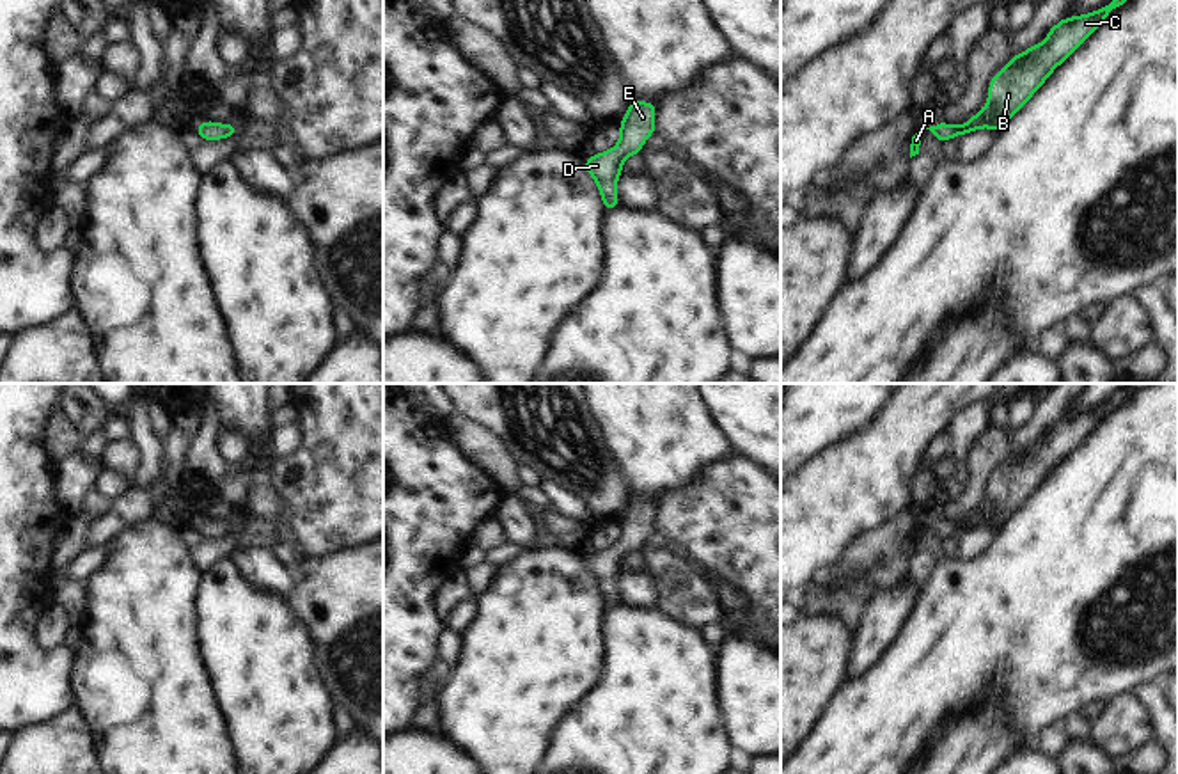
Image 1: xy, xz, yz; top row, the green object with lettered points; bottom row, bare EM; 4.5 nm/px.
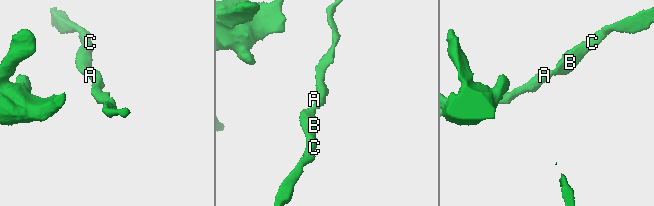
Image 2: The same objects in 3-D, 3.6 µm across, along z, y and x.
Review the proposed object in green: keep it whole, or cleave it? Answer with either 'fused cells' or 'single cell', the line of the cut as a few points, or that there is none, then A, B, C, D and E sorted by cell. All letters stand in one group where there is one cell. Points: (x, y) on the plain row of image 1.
single cell; no cut; A B C D E

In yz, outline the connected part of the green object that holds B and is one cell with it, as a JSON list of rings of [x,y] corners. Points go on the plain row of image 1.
[[[1123,387],[1105,405],[1064,415],[1048,428],[1043,440],[1027,446],[1022,453],[1013,453],[990,479],[988,499],[981,509],[962,524],[938,520],[930,527],[942,541],[951,534],[967,533],[979,525],[1001,525],[1029,499],[1050,470],[1064,460],[1107,415],[1107,412],[1127,401],[1132,392]]]

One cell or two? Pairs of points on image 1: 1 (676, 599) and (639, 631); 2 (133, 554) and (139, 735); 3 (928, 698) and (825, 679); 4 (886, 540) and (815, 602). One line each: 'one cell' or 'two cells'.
1: two cells
2: one cell
3: two cells
4: one cell

